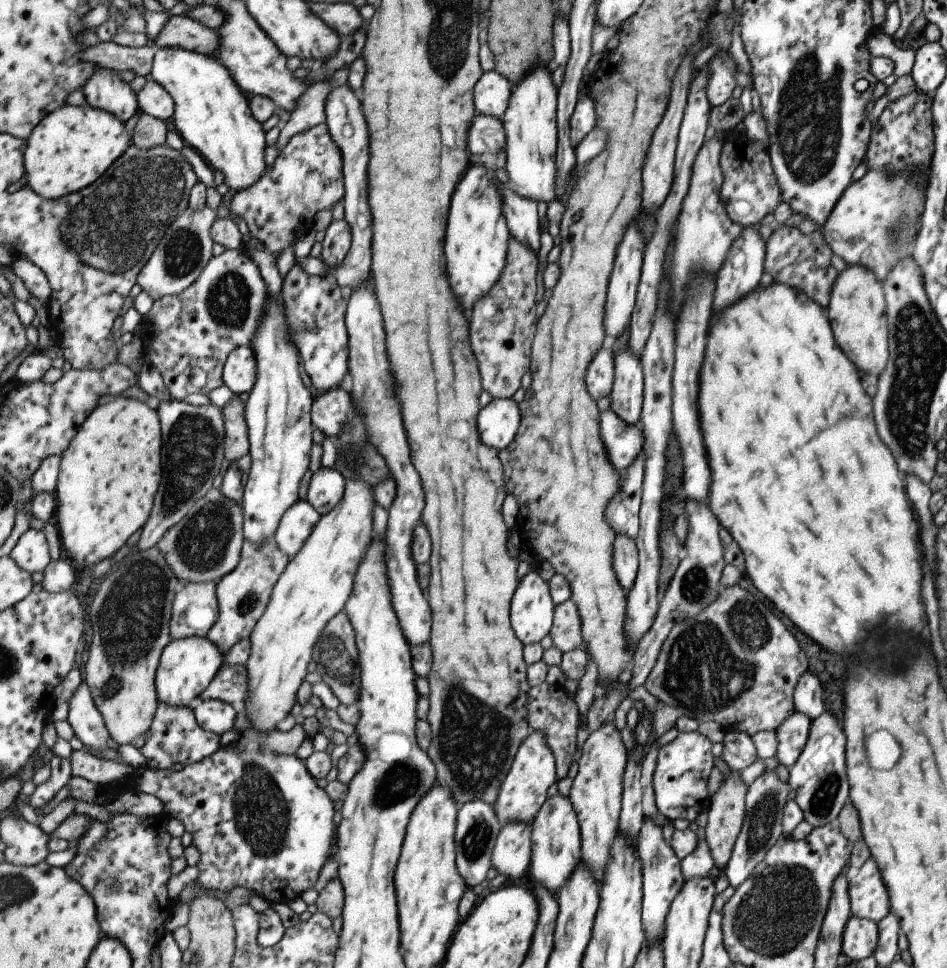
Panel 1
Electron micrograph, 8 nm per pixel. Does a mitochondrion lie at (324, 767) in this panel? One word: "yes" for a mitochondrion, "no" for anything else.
no

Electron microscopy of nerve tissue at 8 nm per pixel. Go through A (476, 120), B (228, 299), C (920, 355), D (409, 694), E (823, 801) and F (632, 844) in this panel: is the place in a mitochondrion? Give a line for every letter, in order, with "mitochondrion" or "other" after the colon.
A: other
B: mitochondrion
C: mitochondrion
D: other
E: mitochondrion
F: other

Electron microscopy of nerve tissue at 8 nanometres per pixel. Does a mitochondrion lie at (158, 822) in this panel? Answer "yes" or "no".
no

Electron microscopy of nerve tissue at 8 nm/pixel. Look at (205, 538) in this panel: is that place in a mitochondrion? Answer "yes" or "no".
yes

